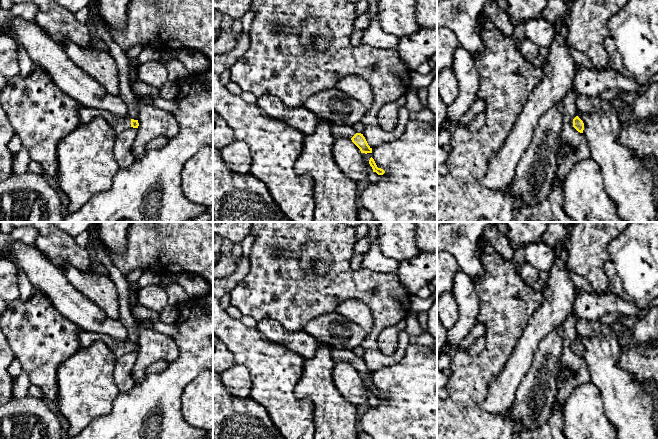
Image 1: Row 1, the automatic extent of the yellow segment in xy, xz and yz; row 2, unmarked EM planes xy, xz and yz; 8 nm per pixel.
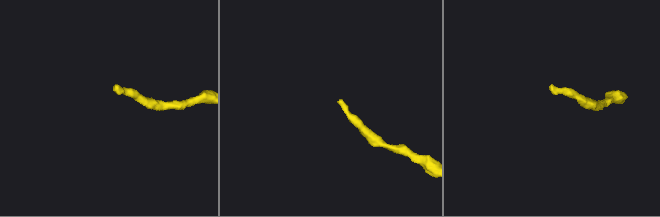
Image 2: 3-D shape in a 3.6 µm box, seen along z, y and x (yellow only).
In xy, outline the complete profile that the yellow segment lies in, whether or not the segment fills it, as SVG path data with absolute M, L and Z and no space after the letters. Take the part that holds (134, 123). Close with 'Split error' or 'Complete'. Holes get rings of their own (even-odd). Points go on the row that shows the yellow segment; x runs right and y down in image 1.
M79 104L80 125L90 122L94 118L104 118L115 130L116 133L121 133L124 130L133 127L138 128L138 120L130 119L129 117L117 117L104 110L92 109Z. Split error

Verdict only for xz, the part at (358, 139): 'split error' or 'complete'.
split error

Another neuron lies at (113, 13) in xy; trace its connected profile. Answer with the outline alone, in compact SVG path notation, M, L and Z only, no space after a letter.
M99 0L99 12L103 22L116 30L123 30L129 2L130 0Z

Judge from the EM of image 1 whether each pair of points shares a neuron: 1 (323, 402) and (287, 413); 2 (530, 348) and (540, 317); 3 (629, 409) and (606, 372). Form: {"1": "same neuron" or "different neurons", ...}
{"1": "different neurons", "2": "same neuron", "3": "same neuron"}

